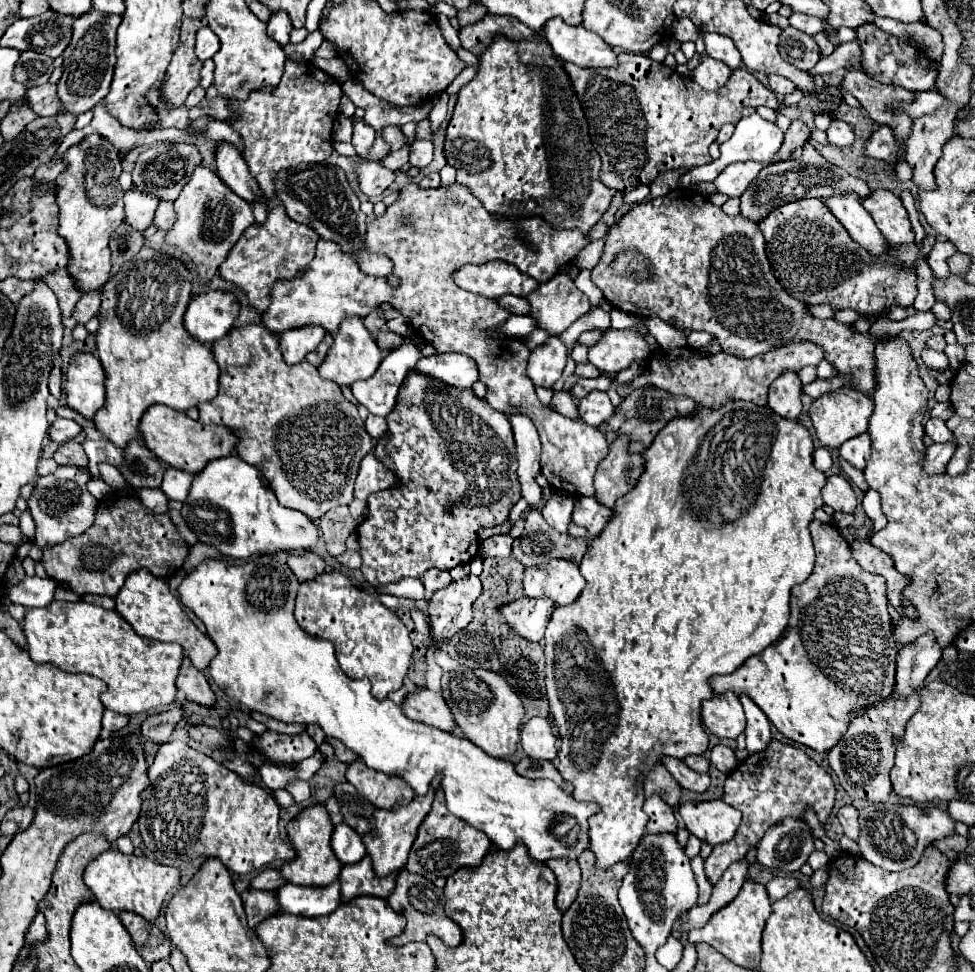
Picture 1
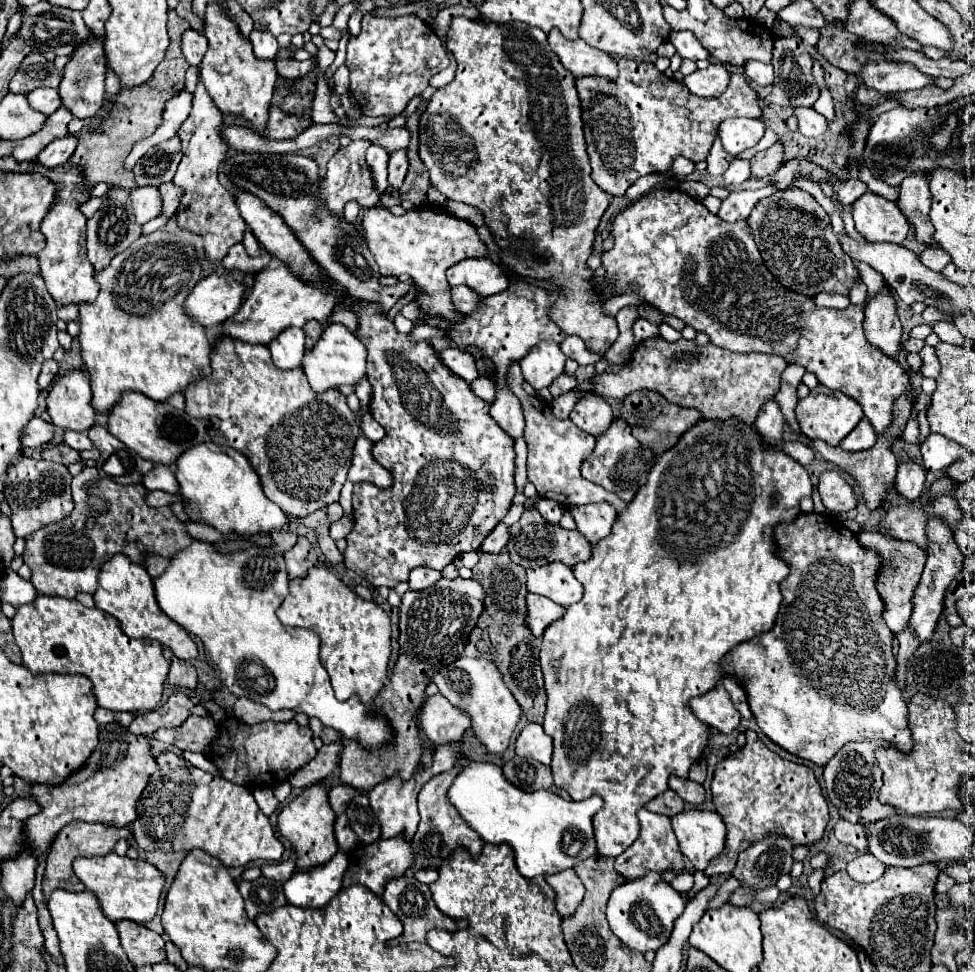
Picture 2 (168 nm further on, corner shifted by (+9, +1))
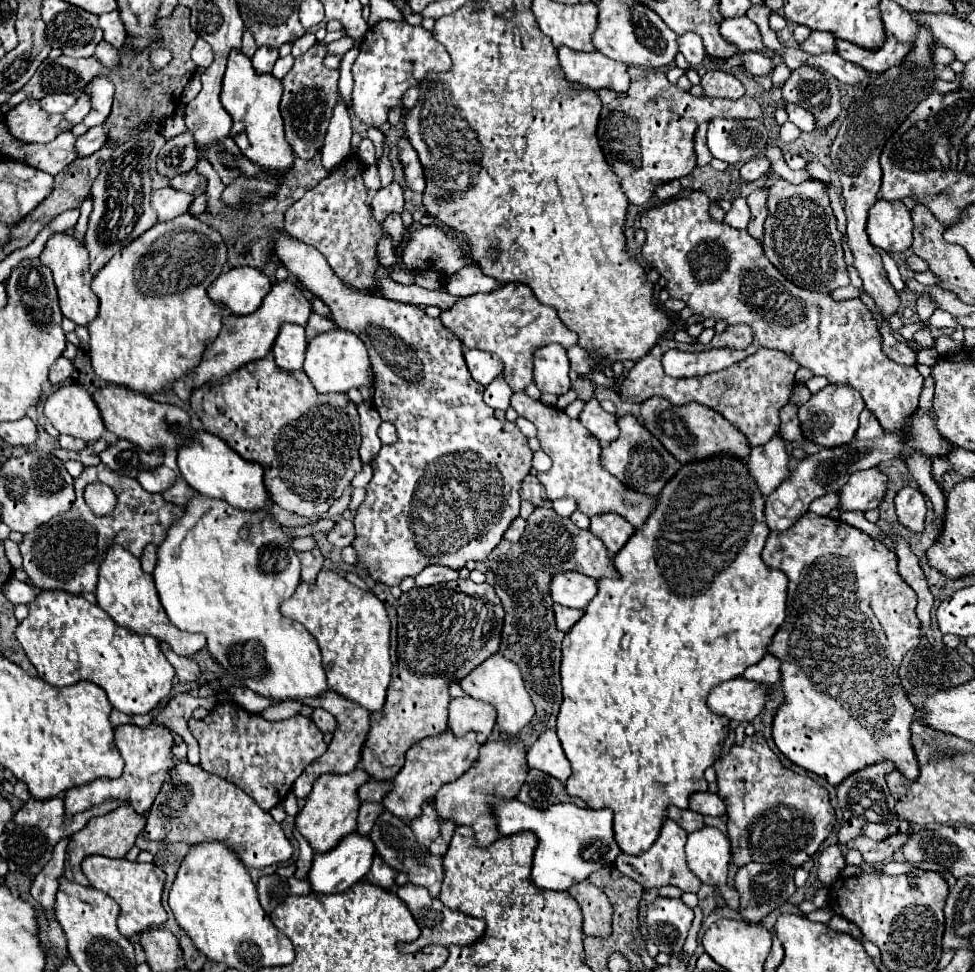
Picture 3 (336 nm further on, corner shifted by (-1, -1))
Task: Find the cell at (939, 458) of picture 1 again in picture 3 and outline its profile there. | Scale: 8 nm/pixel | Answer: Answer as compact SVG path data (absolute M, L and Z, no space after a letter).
M903 487L895 497L897 523L909 529L911 533L921 535L925 531L925 497L921 491Z

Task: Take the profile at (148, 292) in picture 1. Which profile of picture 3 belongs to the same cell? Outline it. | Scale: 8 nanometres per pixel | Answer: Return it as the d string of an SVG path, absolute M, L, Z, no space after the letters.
M179 215L171 221L163 221L163 223L155 223L151 229L147 229L147 233L139 235L133 243L129 243L127 247L123 247L121 251L117 251L113 255L113 259L93 277L93 283L91 283L91 289L93 293L99 297L99 315L95 321L89 323L89 333L91 333L91 363L93 363L93 371L97 373L99 379L107 381L107 383L115 383L115 385L125 385L133 391L139 391L139 393L155 393L155 391L161 391L161 389L169 389L171 383L175 379L181 379L185 377L193 367L199 365L201 361L201 355L205 351L205 343L207 341L213 341L219 331L221 331L221 319L223 319L223 305L219 303L213 303L207 295L207 289L209 285L219 277L219 273L223 271L223 265L227 263L227 243L223 241L221 233L217 229L213 229L211 225L199 221L197 217L193 215Z

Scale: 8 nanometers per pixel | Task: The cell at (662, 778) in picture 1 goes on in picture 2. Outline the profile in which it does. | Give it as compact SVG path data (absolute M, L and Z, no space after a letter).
M667 789L661 795L657 795L655 799L651 799L645 807L649 811L655 811L655 813L661 813L661 815L667 815L667 817L673 817L673 815L677 815L677 813L683 811L685 801L675 791Z

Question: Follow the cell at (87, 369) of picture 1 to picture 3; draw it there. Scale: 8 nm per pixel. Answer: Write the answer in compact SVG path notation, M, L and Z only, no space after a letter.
M81 385L59 387L47 397L43 413L59 433L79 437L87 443L95 443L105 433L101 413Z

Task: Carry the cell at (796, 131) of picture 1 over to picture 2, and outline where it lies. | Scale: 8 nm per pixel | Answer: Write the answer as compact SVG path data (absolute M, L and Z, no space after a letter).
M777 141L775 145L771 145L765 151L755 153L755 157L751 159L751 173L753 177L767 177L773 171L779 169L779 165L785 159L785 145L781 141Z

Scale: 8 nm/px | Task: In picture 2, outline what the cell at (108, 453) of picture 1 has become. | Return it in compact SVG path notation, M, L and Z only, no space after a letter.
M67 431L63 437L63 443L73 447L75 451L83 451L83 449L93 449L91 439L87 439L85 433L75 433L75 431Z

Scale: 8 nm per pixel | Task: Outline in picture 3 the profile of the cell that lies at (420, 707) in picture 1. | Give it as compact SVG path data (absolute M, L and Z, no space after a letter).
M473 697L453 699L449 705L449 729L461 737L469 731L477 733L477 741L485 743L495 727L495 707Z

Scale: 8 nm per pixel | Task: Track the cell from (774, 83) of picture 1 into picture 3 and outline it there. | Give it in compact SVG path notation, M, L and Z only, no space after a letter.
M735 51L733 57L739 57L739 55L741 55L741 65L753 75L767 75L773 71L771 59L767 59L761 53L739 53L739 51Z

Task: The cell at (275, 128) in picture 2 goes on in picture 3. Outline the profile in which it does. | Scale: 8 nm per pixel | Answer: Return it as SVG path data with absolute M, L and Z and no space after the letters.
M315 43L305 55L295 59L293 69L281 79L283 89L291 89L291 109L283 109L283 119L285 119L285 135L291 141L293 153L301 159L313 159L315 153L323 147L323 139L329 127L329 119L333 115L333 109L339 101L337 93L337 81L339 81L339 71L327 69L323 65L323 59L327 55L325 43Z

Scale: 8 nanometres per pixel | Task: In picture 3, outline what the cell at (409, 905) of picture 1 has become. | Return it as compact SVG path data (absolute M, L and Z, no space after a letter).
M407 883L407 885L399 887L397 895L399 895L399 899L403 899L407 903L407 907L413 913L417 925L421 927L421 937L417 941L402 944L404 953L417 952L417 949L421 949L421 947L425 947L429 943L441 943L441 945L451 945L451 943L453 945L473 945L473 943L477 943L477 939L481 939L481 935L485 931L485 921L471 919L471 917L467 917L467 915L463 915L459 911L451 911L439 899L433 899L429 895L429 891L423 889L423 887L417 887L417 885Z

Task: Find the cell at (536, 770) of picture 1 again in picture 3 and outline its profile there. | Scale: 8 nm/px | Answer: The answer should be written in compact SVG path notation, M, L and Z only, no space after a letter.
M529 769L527 781L523 783L517 799L535 809L547 809L555 803L571 803L571 797L561 781L535 769Z

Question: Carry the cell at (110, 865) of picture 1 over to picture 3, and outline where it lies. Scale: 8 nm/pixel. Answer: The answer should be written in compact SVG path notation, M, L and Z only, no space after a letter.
M91 855L91 857L85 857L81 867L83 867L83 873L87 875L91 887L107 893L121 905L121 915L117 919L117 925L119 925L119 931L123 933L123 937L131 937L131 935L147 931L151 927L163 925L167 921L167 913L161 905L165 873L157 865Z

